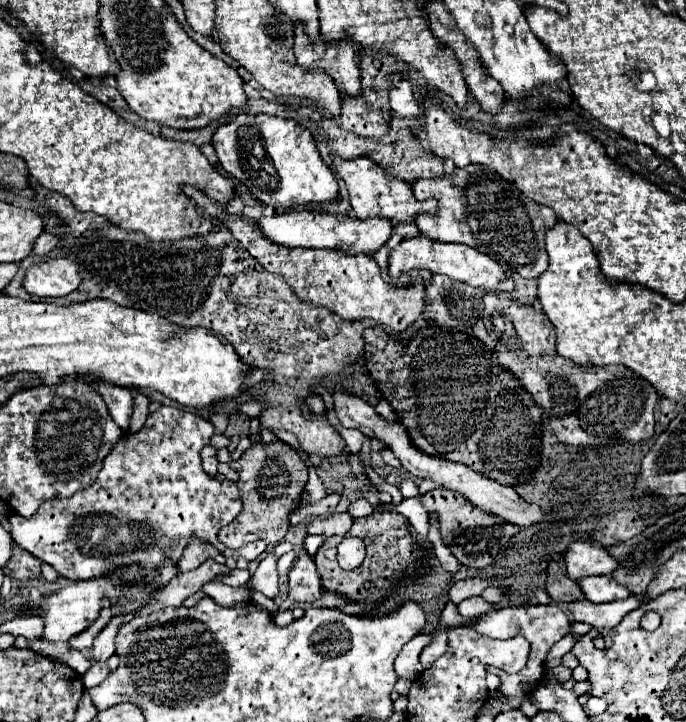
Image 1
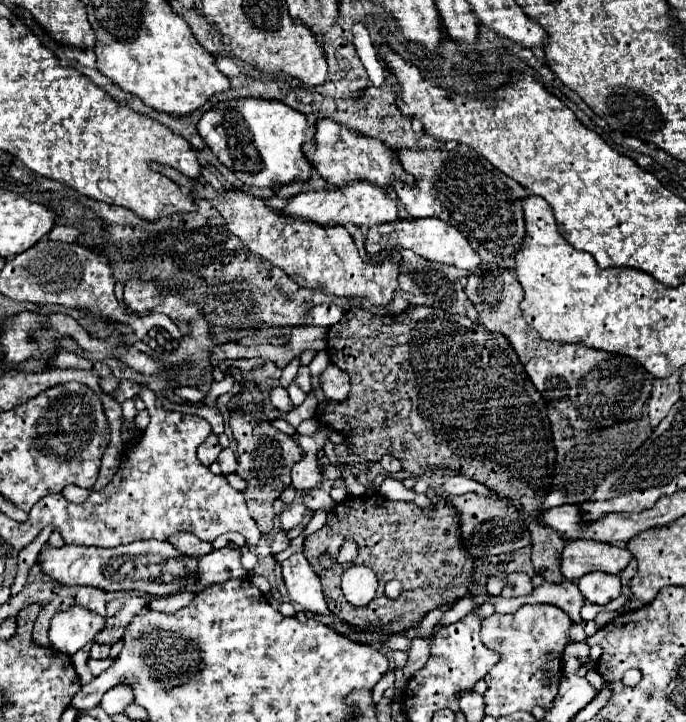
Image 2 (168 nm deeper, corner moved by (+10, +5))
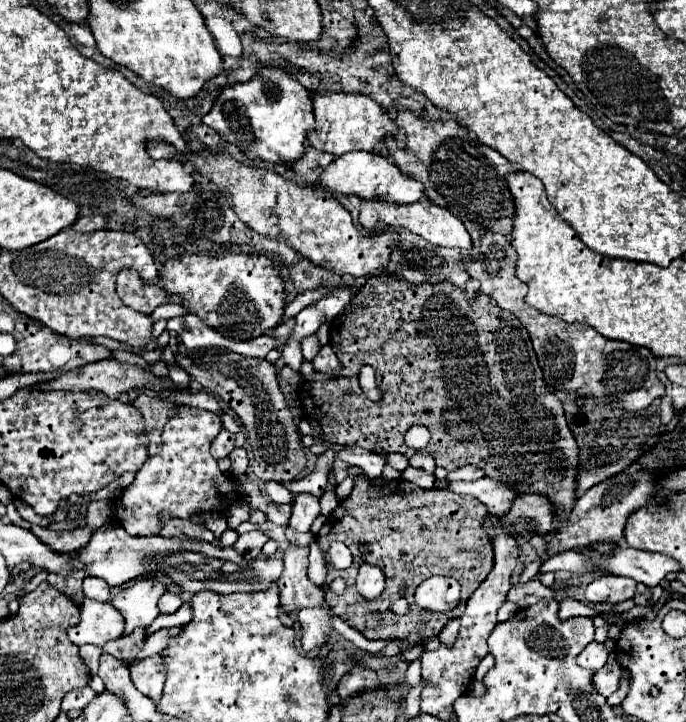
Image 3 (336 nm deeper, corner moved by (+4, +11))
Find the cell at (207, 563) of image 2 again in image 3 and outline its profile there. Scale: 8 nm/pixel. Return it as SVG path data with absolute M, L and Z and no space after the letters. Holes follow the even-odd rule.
M248 531L248 533L242 533L232 547L234 547L234 551L238 551L246 561L252 561L252 559L258 557L262 545L264 545L268 539L270 539L270 537L264 535L262 531Z

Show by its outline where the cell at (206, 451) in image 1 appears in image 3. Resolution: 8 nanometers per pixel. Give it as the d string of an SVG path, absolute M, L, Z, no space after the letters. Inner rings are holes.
M220 429L218 437L212 441L212 447L210 447L212 457L214 457L214 459L228 457L232 449L234 449L234 433L230 433L230 431L226 431L226 429Z

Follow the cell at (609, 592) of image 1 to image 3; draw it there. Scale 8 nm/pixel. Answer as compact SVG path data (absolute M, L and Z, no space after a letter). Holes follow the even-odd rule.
M618 575L596 577L586 587L586 599L592 603L620 603L624 599L634 597L634 593L636 593L636 581Z

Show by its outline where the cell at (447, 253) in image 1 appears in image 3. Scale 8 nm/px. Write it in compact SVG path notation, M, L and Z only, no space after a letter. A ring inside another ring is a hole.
M362 201L360 207L360 223L366 231L380 231L384 227L404 227L422 239L426 239L432 245L438 247L458 247L464 251L472 251L472 239L464 227L464 223L454 217L450 211L440 209L428 201L418 201L412 205L380 205L378 201Z

